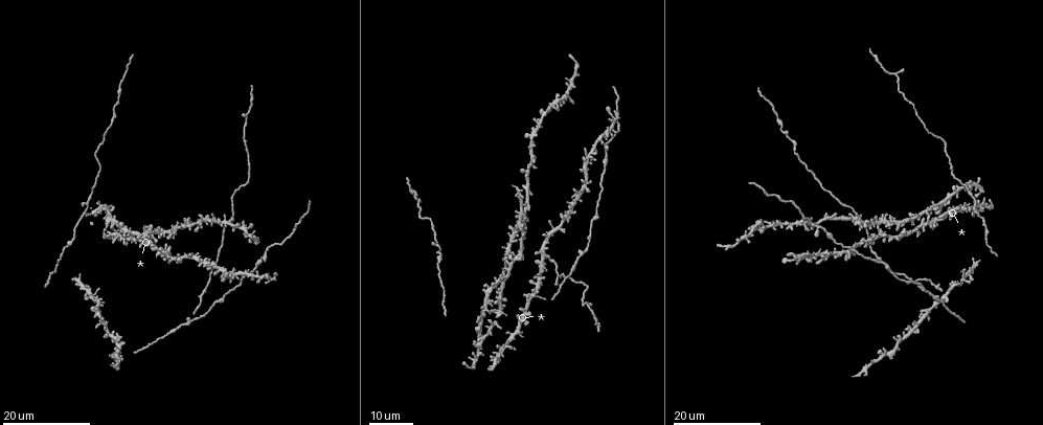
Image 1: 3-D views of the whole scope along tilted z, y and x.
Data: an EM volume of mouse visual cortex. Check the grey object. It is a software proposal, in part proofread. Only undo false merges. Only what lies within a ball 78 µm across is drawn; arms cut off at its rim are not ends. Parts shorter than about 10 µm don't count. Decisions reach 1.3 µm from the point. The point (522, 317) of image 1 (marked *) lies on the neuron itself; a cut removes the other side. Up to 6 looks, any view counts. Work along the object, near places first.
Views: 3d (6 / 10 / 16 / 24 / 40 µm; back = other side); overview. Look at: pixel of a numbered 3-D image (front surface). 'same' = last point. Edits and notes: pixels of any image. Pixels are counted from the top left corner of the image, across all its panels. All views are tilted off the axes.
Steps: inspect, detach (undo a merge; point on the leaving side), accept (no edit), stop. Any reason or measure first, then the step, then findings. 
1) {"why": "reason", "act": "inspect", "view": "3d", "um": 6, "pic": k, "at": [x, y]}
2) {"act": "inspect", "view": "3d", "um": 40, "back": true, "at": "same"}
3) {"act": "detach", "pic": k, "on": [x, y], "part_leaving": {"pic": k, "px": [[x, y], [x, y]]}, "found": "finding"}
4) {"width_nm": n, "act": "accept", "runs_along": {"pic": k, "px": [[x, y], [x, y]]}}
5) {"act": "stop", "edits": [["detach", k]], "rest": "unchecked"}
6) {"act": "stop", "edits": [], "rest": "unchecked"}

{"why": "four arms meet", "act": "inspect", "view": "3d", "um": 24, "pic": 1, "at": [500, 349]}

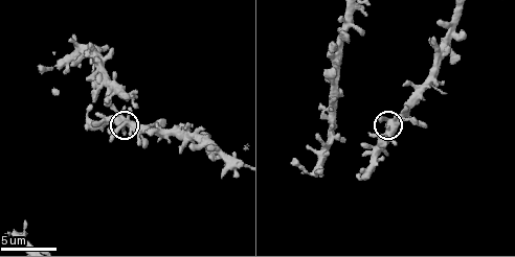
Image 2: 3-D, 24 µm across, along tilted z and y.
{"act": "inspect", "view": "3d", "um": 6, "pic": 2, "at": [127, 123]}

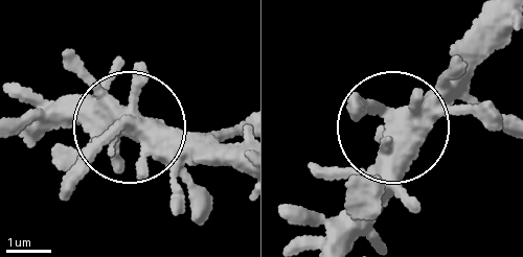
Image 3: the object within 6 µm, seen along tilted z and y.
{"arms": 4, "act": "accept", "found": "one neuron here"}

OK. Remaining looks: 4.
{"act": "inspect", "view": "3d", "um": 6, "pic": 2, "at": [233, 157]}

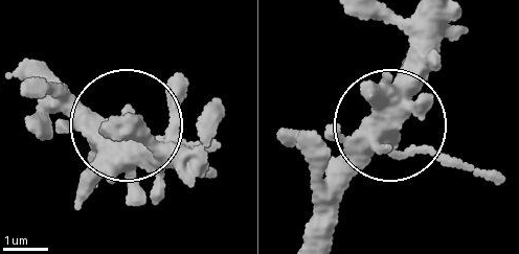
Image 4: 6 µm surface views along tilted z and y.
{"side_arm_um": 69, "act": "accept", "runs_along": {"pic": 4, "px": [[313, 233], [326, 192], [390, 135], [479, 172]]}, "found": "all the same neuron"}

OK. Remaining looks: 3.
{"why": "thick turns thin", "act": "inspect", "view": "3d", "um": 24, "pic": 1, "at": [437, 247]}

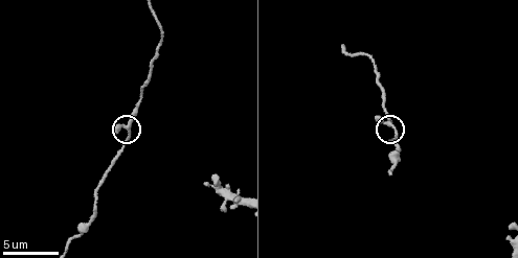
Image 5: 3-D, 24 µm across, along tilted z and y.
{"why": "closer look", "act": "inspect", "view": "3d", "um": 10, "pic": 5, "at": [128, 131]}

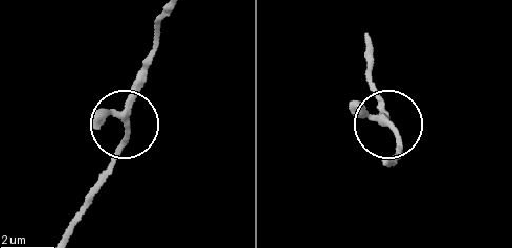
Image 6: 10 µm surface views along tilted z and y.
{"arms": 3, "act": "accept", "found": "one neuron here"}

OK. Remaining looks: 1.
{"act": "stop", "edits": [], "rest": "unchecked"}

